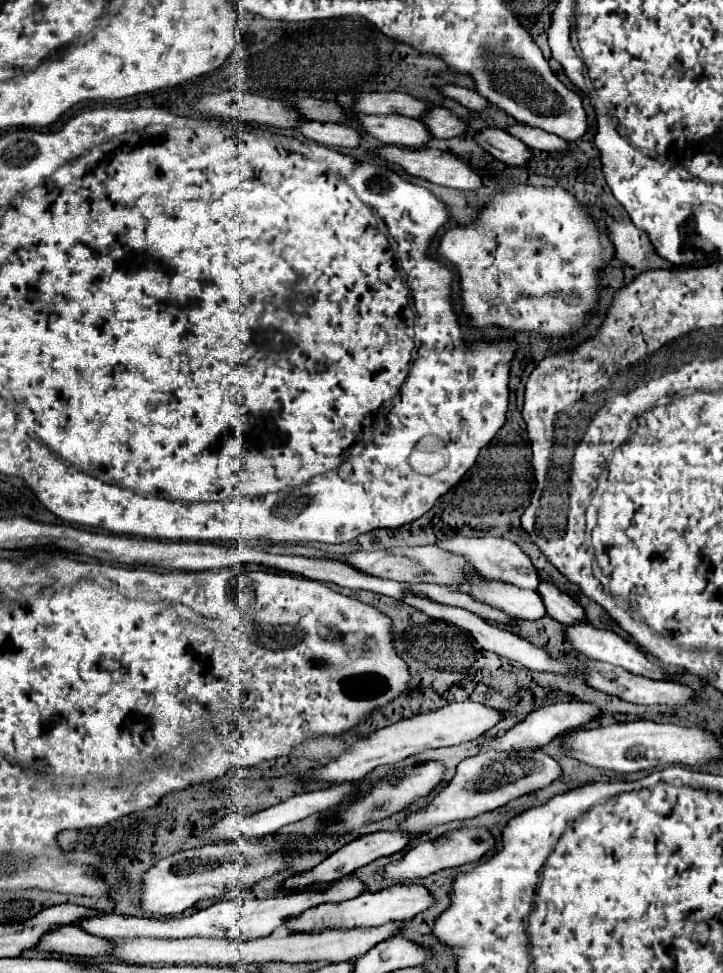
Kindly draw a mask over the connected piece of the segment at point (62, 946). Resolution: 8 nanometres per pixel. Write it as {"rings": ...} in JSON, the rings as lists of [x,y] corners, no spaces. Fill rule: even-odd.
{"rings":[[[59,925],[45,933],[45,937],[41,937],[41,941],[33,949],[73,957],[97,957],[107,955],[111,945],[113,941],[93,937],[83,929],[77,929],[77,925]]]}

